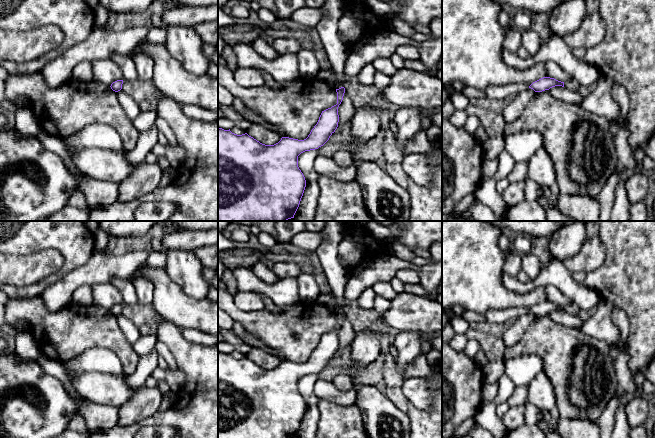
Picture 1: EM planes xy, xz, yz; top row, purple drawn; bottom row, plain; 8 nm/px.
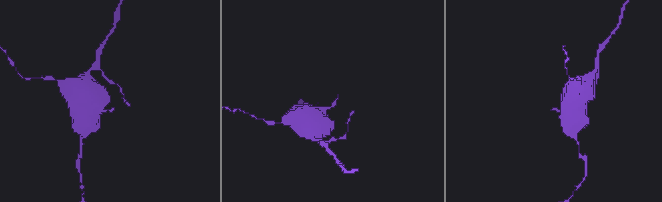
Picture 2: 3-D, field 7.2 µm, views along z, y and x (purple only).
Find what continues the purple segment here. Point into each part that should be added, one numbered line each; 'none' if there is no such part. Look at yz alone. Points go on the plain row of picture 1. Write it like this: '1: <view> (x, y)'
none

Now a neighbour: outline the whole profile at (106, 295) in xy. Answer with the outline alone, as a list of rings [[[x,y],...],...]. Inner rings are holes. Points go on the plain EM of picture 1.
[[[111,283],[92,286],[93,304],[107,310],[117,304],[123,304],[119,290]]]

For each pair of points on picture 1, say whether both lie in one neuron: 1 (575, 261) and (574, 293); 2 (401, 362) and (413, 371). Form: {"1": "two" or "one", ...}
{"1": "two", "2": "two"}

